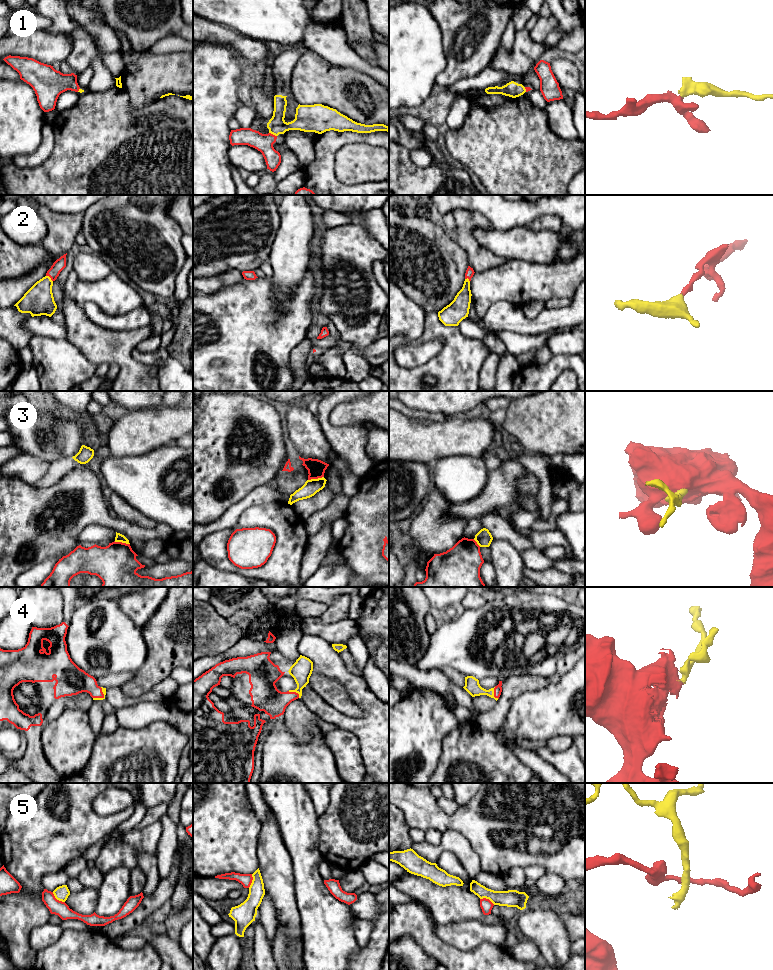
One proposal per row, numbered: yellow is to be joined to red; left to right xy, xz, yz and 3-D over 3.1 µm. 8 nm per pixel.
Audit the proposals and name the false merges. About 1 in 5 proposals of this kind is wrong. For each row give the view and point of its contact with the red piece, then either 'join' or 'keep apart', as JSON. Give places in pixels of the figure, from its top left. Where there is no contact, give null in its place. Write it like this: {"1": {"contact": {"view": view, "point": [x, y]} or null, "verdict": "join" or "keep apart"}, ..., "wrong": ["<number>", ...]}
{"1": {"contact": {"view": "xz", "point": [272, 134]}, "verdict": "join"}, "2": {"contact": {"view": "xy", "point": [50, 277]}, "verdict": "join"}, "3": {"contact": {"view": "xz", "point": [315, 478]}, "verdict": "keep apart"}, "4": {"contact": {"view": "xz", "point": [295, 692]}, "verdict": "join"}, "5": {"contact": {"view": "xy", "point": [56, 899]}, "verdict": "keep apart"}, "wrong": ["3", "5"]}

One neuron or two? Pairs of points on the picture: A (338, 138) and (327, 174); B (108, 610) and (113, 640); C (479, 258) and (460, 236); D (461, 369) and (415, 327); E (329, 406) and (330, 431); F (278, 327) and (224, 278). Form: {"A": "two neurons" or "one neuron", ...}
{"A": "one neuron", "B": "one neuron", "C": "one neuron", "D": "two neurons", "E": "one neuron", "F": "two neurons"}

